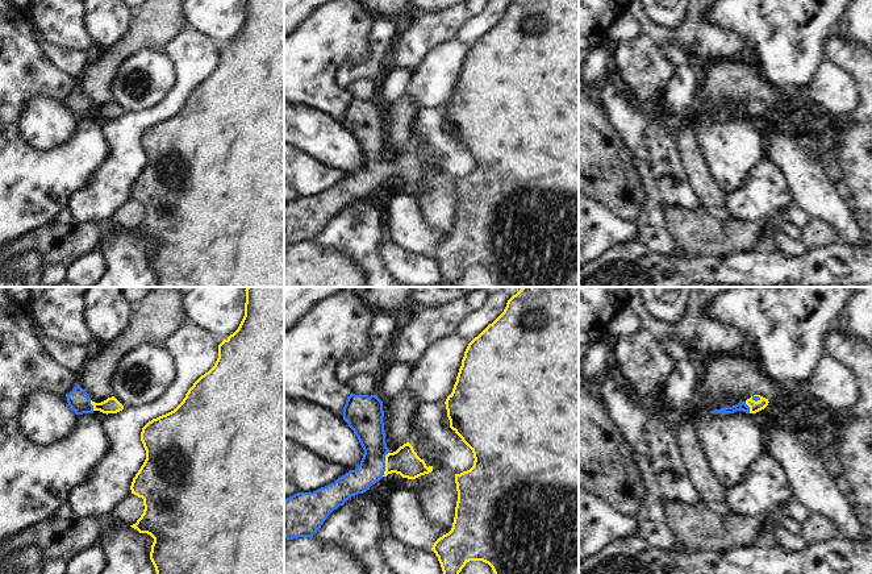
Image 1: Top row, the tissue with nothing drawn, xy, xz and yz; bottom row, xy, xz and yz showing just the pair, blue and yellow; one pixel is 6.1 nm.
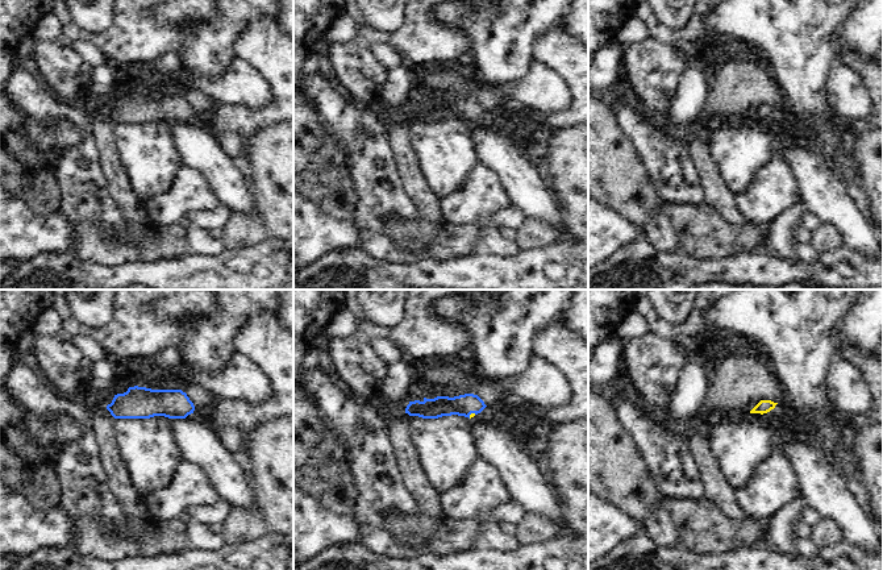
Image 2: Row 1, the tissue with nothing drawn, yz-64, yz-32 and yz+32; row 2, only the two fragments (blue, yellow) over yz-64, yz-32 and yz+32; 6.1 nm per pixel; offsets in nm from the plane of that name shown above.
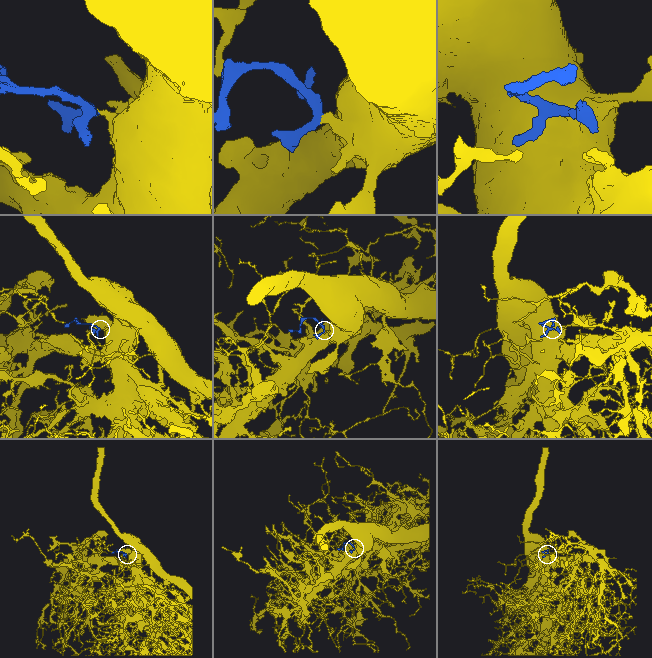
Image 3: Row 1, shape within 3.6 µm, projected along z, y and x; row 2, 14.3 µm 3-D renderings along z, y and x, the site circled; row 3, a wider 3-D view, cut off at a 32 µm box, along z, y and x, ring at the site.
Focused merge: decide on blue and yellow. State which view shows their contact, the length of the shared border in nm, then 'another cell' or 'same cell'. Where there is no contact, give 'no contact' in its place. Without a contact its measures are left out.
xz | 150 nm | same cell

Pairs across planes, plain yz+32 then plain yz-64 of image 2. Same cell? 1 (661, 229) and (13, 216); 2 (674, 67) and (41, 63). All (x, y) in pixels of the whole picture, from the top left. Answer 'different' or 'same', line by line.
1: different
2: same

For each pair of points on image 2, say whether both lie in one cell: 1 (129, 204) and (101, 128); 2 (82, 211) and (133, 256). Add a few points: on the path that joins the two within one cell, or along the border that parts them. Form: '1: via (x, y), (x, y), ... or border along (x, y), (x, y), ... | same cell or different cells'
1: via (120, 186), (105, 146) | same cell
2: via (90, 227), (113, 253), (117, 253) | same cell

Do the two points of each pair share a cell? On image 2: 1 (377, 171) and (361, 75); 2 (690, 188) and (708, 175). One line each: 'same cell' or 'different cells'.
1: different cells
2: different cells

